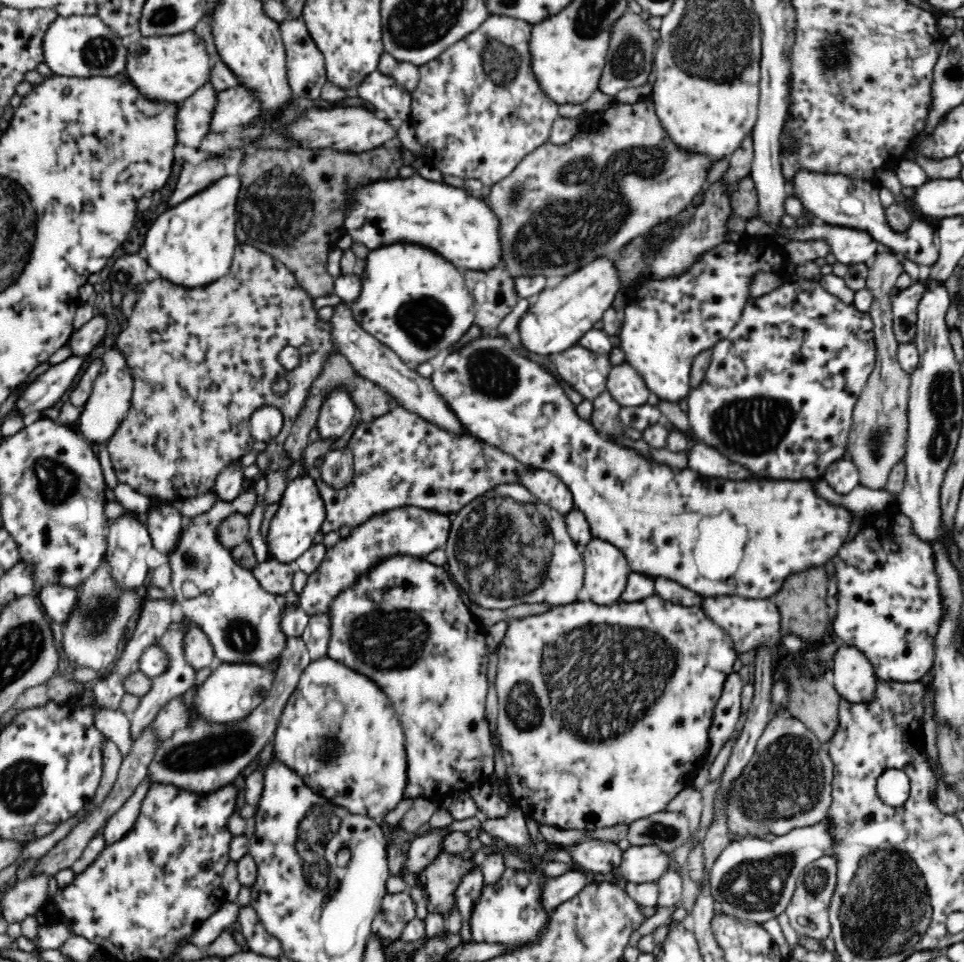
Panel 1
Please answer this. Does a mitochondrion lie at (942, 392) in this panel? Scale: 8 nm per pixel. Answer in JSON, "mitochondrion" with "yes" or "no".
{"mitochondrion":"yes"}

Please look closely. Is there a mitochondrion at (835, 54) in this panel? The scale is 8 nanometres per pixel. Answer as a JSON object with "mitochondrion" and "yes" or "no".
{"mitochondrion":"yes"}

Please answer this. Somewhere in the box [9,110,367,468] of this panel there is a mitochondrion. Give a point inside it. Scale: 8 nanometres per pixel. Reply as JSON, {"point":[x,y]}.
{"point":[264,238]}

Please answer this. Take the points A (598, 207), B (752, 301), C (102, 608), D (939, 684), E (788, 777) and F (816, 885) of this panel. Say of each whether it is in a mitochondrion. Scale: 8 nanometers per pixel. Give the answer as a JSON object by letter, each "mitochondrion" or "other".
{"A":"mitochondrion","B":"other","C":"mitochondrion","D":"other","E":"mitochondrion","F":"mitochondrion"}

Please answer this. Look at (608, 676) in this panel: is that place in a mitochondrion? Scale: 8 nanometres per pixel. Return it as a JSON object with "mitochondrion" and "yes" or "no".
{"mitochondrion":"yes"}

